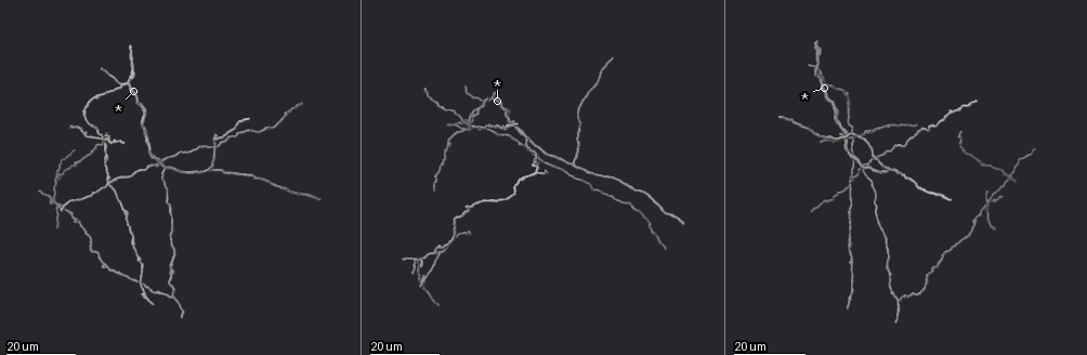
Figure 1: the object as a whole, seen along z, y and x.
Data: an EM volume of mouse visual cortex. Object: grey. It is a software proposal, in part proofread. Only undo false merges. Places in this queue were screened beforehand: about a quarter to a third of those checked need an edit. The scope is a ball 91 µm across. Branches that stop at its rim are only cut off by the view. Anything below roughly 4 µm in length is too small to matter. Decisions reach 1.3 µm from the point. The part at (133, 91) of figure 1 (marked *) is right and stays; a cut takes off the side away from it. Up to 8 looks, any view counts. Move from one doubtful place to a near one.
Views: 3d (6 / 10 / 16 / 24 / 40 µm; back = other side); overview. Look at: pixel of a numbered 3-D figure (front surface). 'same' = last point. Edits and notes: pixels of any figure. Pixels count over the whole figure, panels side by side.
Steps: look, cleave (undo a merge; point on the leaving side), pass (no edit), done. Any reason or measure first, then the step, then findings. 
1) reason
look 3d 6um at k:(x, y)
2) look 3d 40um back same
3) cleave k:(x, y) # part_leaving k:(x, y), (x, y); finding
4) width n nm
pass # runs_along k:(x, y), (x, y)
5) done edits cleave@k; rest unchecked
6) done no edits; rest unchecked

three arms meet
look 3d 16um at 1:(121, 82)

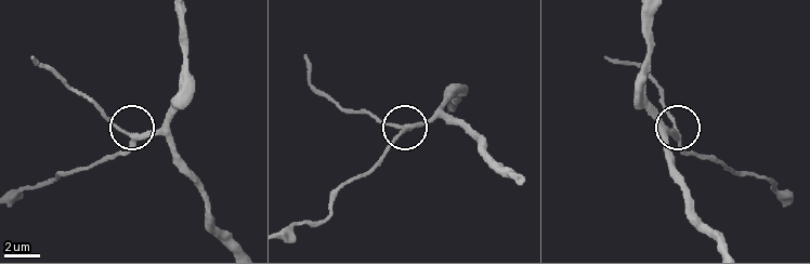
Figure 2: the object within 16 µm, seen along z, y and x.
zoom in
look 3d 10um at 2:(135, 138)

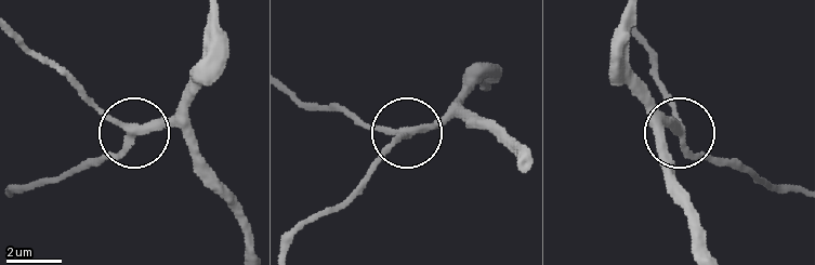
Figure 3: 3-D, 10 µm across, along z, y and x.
pass # runs_along 3:(494, 134), (461, 120), (370, 129), (352, 118); all the same neuron

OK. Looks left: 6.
looks like a crossing
look 3d 16um at 1:(102, 140)

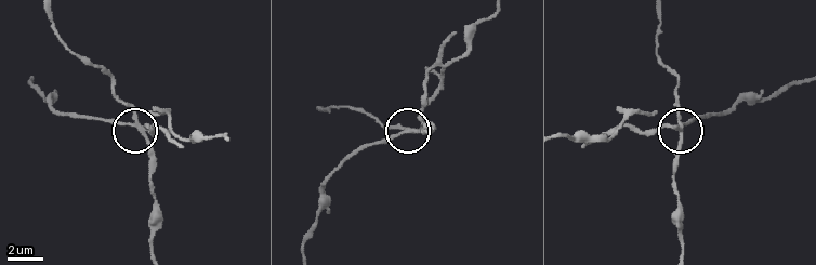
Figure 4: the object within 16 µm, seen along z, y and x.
look 3d 10um at 4:(137, 124)

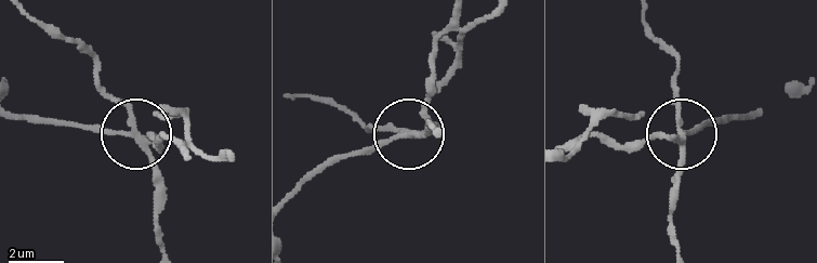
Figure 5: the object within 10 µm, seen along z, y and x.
width 210 nm
cleave 5:(101, 126) # two neurons meet here

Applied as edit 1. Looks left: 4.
three arms meet
look 3d 24um at 1:(573, 166)

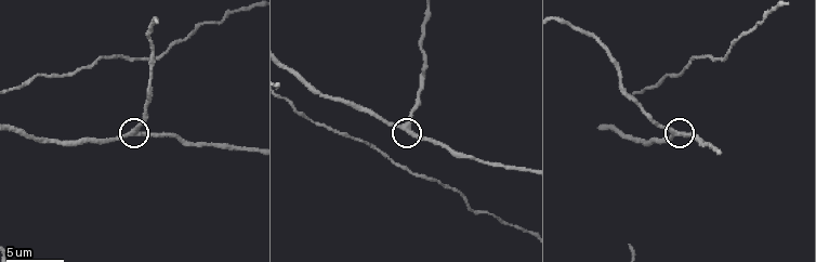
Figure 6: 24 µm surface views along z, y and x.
look 3d 6um at 6:(676, 131)

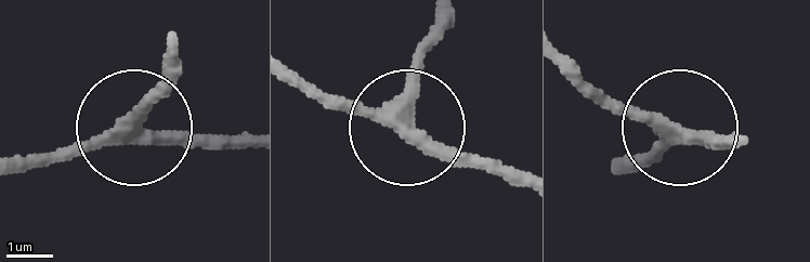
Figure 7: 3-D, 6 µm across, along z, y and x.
look 3d 6um back at 7:(130, 131)

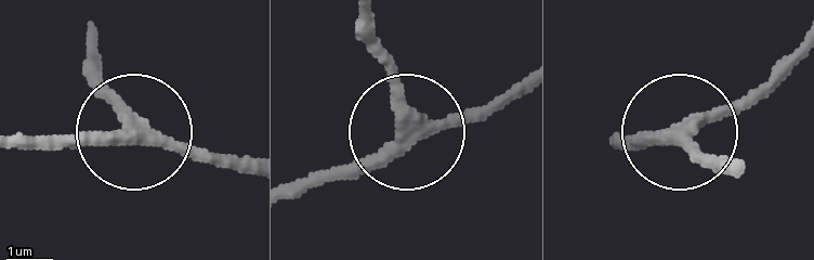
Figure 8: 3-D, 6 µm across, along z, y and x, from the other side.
pass # runs_along 8:(244, 169), (197, 146), (38, 134); all the same neuron

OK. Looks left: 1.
done edits cleave@5; rest unchecked

